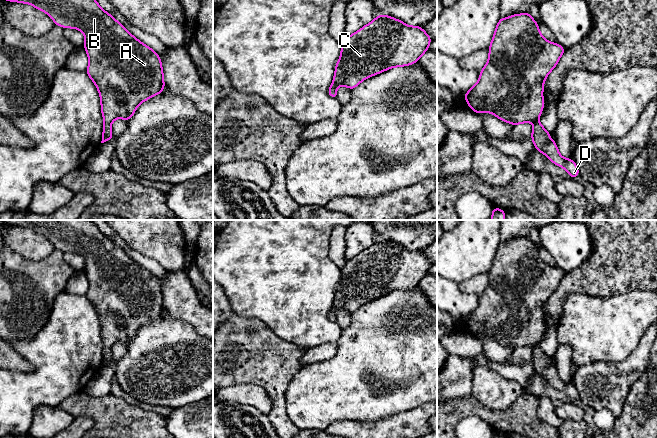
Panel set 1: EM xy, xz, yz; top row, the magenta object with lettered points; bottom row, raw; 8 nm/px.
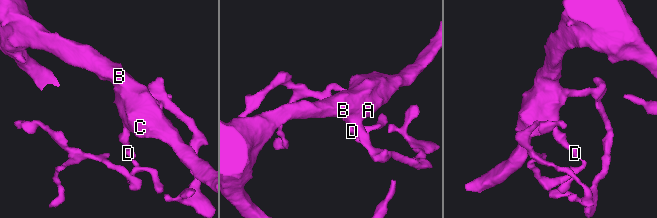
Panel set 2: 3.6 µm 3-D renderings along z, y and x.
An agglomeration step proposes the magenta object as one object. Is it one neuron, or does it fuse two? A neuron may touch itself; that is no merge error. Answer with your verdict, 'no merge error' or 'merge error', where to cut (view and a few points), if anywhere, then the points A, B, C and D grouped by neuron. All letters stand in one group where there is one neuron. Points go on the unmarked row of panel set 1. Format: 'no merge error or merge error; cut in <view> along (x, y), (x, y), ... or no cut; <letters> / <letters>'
no merge error; no cut; A B C D

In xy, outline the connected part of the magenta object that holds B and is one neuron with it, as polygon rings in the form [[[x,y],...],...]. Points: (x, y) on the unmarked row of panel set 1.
[[[0,220],[5,225],[31,228],[49,239],[57,250],[84,257],[84,273],[89,282],[85,295],[100,318],[104,343],[101,367],[115,363],[111,348],[121,342],[128,345],[137,331],[165,313],[160,280],[130,258],[113,240],[103,234],[93,220]]]

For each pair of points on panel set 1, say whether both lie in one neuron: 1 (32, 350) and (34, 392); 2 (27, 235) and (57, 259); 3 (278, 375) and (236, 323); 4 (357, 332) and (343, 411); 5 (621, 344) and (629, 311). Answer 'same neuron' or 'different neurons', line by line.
1: same neuron
2: different neurons
3: same neuron
4: same neuron
5: same neuron

